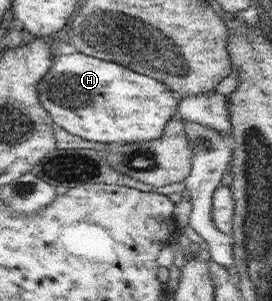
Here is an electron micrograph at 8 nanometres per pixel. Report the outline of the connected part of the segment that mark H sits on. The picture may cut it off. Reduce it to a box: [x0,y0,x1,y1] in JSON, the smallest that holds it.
[37,51,180,143]

